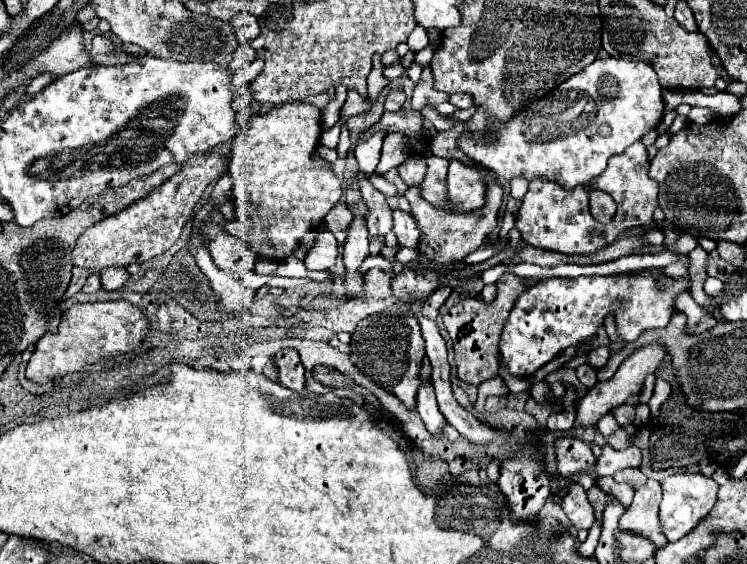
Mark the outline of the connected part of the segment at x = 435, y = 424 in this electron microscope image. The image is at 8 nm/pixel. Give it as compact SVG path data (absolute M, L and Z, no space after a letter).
M421 382L419 390L417 390L417 412L425 424L425 428L431 434L441 434L445 418L437 408L437 400L435 400L435 390L431 382Z

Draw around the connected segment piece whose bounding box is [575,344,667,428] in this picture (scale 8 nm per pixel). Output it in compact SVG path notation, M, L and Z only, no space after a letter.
M653 344L653 346L645 346L645 348L639 348L637 352L633 352L629 358L625 358L619 366L619 370L615 372L615 376L607 382L597 382L583 398L579 398L577 402L577 408L575 408L575 426L581 426L581 428L593 428L607 412L611 412L611 408L615 406L621 406L631 394L637 394L643 386L643 380L649 372L653 372L661 360L667 356L665 348L659 346L659 344Z

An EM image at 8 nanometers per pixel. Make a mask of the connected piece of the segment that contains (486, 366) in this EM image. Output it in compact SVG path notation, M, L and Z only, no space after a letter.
M506 273L500 280L497 280L497 300L493 304L485 304L481 300L461 300L457 302L445 316L445 328L453 340L453 352L455 352L455 366L457 366L457 376L467 382L479 386L485 380L491 380L497 376L497 354L499 354L499 336L501 328L513 308L513 300L521 292L525 292L525 279L514 274Z

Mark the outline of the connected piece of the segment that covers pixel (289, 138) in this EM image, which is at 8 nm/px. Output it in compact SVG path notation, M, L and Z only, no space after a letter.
M287 102L281 108L275 108L263 116L255 114L251 118L251 128L235 138L229 172L235 178L231 200L235 205L236 220L234 217L231 220L240 222L241 229L237 238L244 242L243 239L247 237L249 248L259 256L273 260L293 256L299 246L299 240L323 222L323 218L329 214L329 210L339 202L343 194L341 182L333 174L331 164L327 168L313 164L313 156L317 156L317 144L321 136L319 120L321 112L315 106L305 102Z

